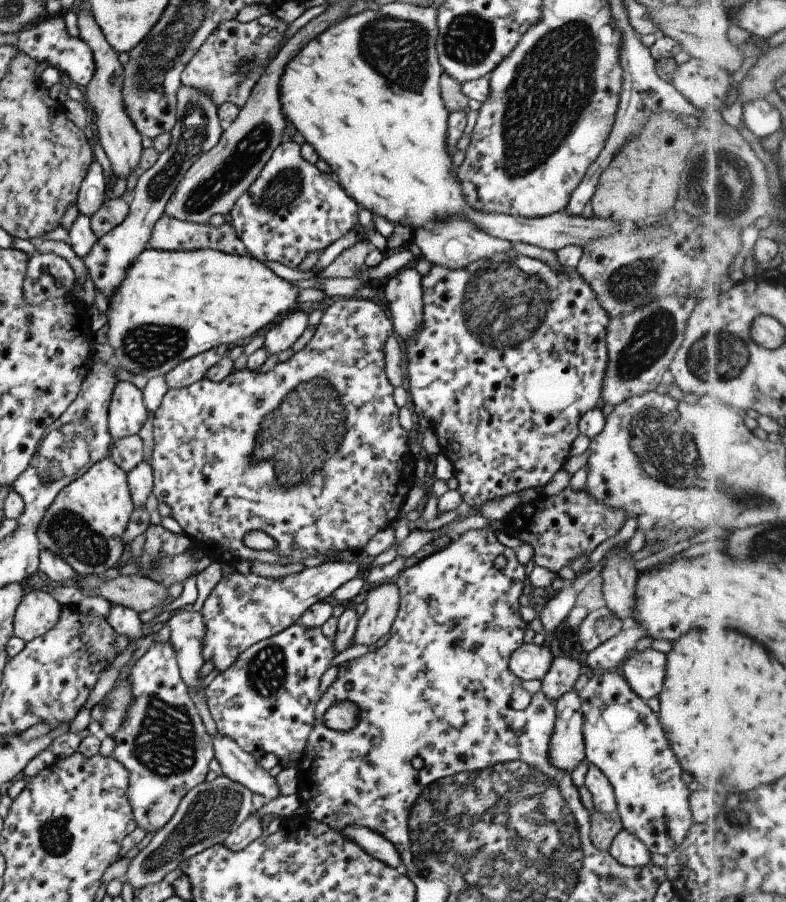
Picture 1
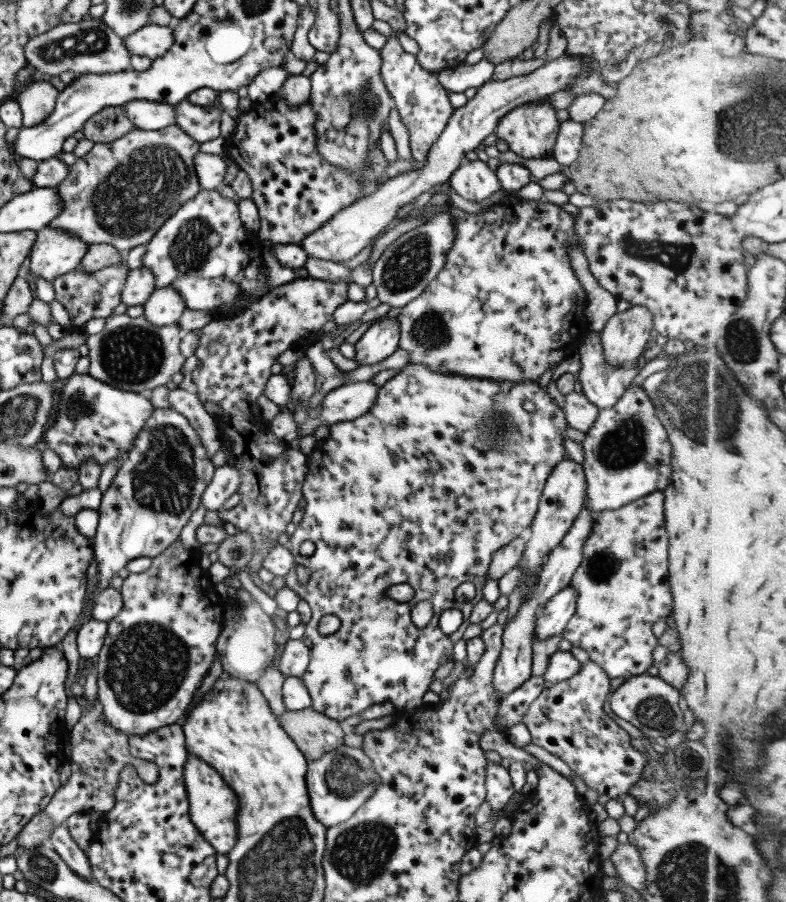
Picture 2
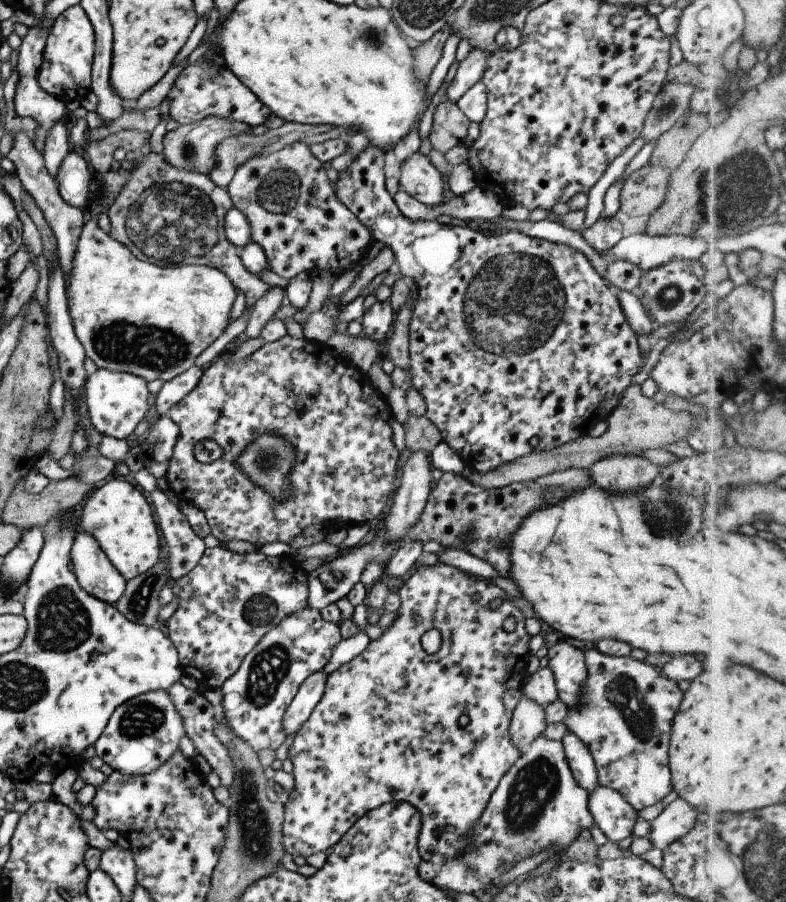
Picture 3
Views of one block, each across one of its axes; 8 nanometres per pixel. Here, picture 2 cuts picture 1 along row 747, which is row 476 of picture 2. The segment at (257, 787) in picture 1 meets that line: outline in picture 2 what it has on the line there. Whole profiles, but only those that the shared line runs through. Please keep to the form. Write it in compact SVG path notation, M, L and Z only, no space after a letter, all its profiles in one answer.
M223 465L214 469L213 476L205 489L203 489L200 504L205 510L216 510L231 496L237 492L239 485L239 472L231 466Z

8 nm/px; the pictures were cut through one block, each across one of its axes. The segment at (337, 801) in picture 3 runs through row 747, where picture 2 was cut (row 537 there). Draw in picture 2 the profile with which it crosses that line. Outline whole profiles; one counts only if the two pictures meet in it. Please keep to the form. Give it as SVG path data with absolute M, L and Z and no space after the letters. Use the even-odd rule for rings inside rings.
M407 364L399 369L399 372L391 378L391 381L385 382L381 387L379 387L379 391L377 392L376 402L371 406L371 409L362 416L355 418L353 421L344 421L337 422L332 426L329 426L329 435L327 438L323 440L319 439L316 441L315 446L313 446L313 450L307 454L307 474L303 478L303 482L301 482L301 496L305 499L305 507L302 510L303 517L301 521L294 527L291 527L288 532L289 537L289 546L287 549L291 551L291 557L293 557L293 566L299 564L299 566L303 566L307 572L309 572L309 577L304 584L300 584L295 577L295 569L291 568L288 570L287 574L285 574L284 578L284 586L288 589L293 590L293 592L297 593L301 599L307 602L310 611L311 618L304 626L304 635L311 641L311 647L309 648L310 654L310 662L308 663L307 669L303 672L301 676L301 680L305 689L307 689L307 693L311 697L311 708L315 711L319 711L319 713L323 715L327 715L327 718L335 719L338 722L345 720L345 718L349 718L349 716L353 716L353 714L359 714L359 712L363 712L365 708L369 708L371 704L381 704L381 702L389 702L392 704L394 710L401 709L413 709L414 707L422 705L421 697L425 692L427 692L429 683L432 681L433 672L439 668L439 666L445 664L447 661L451 660L452 648L457 640L461 639L463 631L467 628L469 622L469 615L472 609L472 606L481 600L481 588L483 588L483 584L488 579L485 577L487 574L487 566L489 566L489 562L491 562L492 554L502 546L505 546L509 541L512 541L517 537L517 535L521 535L526 533L532 519L534 518L535 510L538 510L537 504L539 502L539 496L541 496L541 490L545 484L545 480L549 473L553 468L563 459L565 459L565 454L562 448L563 442L563 431L566 423L564 420L564 415L562 414L562 410L556 408L551 402L551 398L547 396L545 390L541 390L537 384L533 382L520 383L519 385L511 385L510 383L495 383L494 381L487 381L487 378L465 378L465 376L459 376L459 374L441 374L441 372L431 372L427 366L423 366L423 364ZM301 542L311 542L314 546L313 553L309 556L301 556L299 554L299 544ZM461 582L471 582L474 586L475 595L469 601L465 601L463 603L458 603L454 598L455 588L461 584ZM392 584L409 584L409 586L413 589L413 596L410 601L406 602L396 602L391 600L390 598L385 596L385 590L391 586ZM420 600L427 600L431 602L431 606L433 606L433 616L431 620L423 627L419 628L413 624L411 621L410 612L411 608L417 604ZM443 610L461 610L463 612L463 624L457 628L455 632L451 634L445 634L441 632L441 629L438 627L438 618L439 614L443 612ZM322 614L333 614L333 616L337 616L340 621L339 628L332 634L329 635L321 635L317 631L317 623L319 622L319 618L321 618Z

